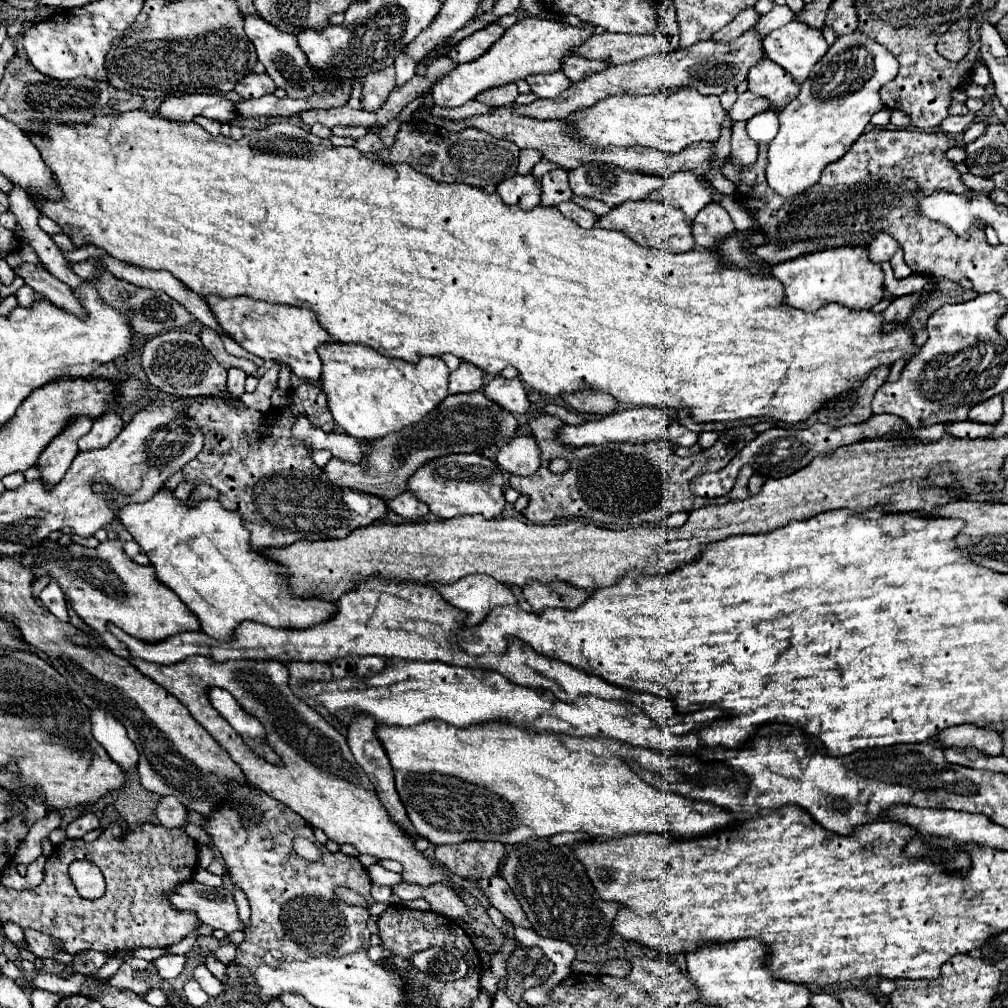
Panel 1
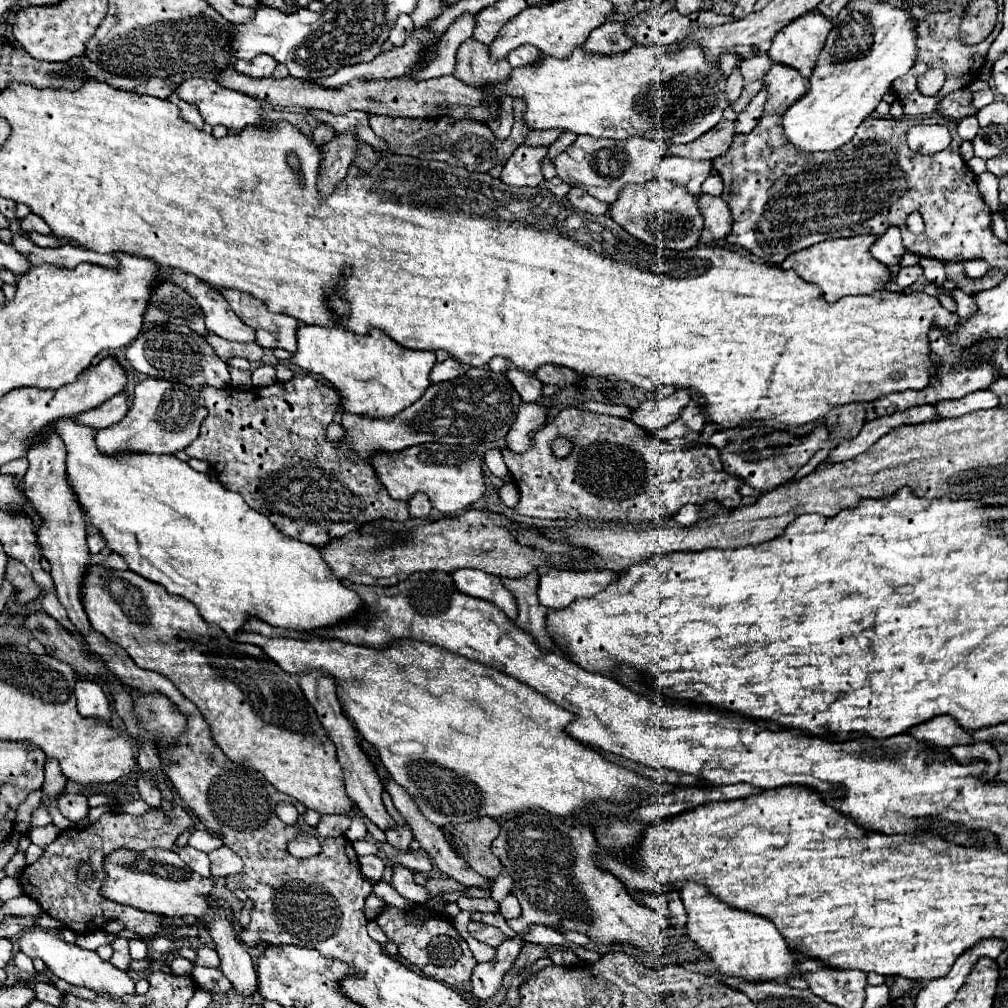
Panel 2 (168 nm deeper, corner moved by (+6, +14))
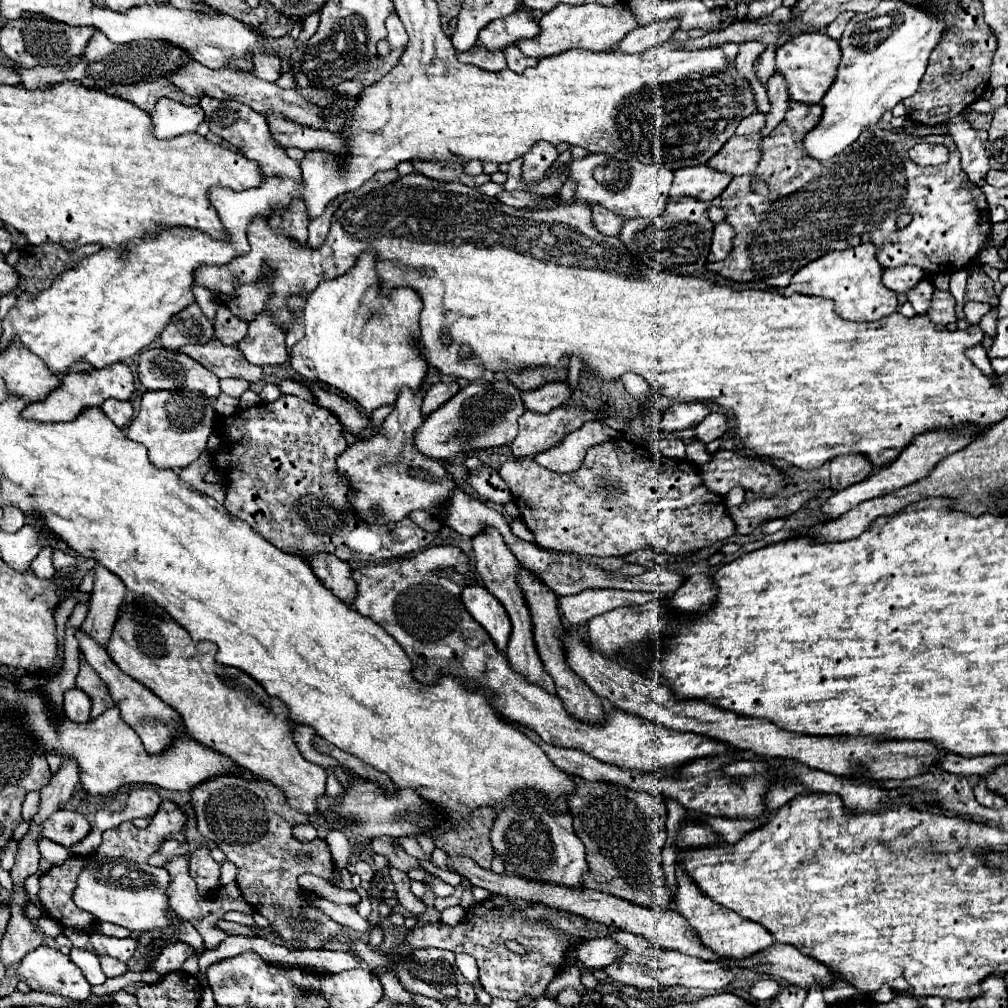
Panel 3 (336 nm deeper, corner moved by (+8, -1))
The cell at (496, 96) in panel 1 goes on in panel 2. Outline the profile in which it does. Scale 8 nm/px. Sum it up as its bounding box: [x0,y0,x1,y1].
[454,39,510,89]

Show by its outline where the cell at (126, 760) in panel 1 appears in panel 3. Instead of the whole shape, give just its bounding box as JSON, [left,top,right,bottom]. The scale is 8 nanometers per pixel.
[64,688,90,722]

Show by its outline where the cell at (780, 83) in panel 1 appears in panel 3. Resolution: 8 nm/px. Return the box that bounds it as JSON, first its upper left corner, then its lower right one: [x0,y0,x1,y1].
[708,102,992,288]

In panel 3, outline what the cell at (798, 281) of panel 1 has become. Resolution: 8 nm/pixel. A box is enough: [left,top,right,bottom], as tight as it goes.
[780,244,898,322]

